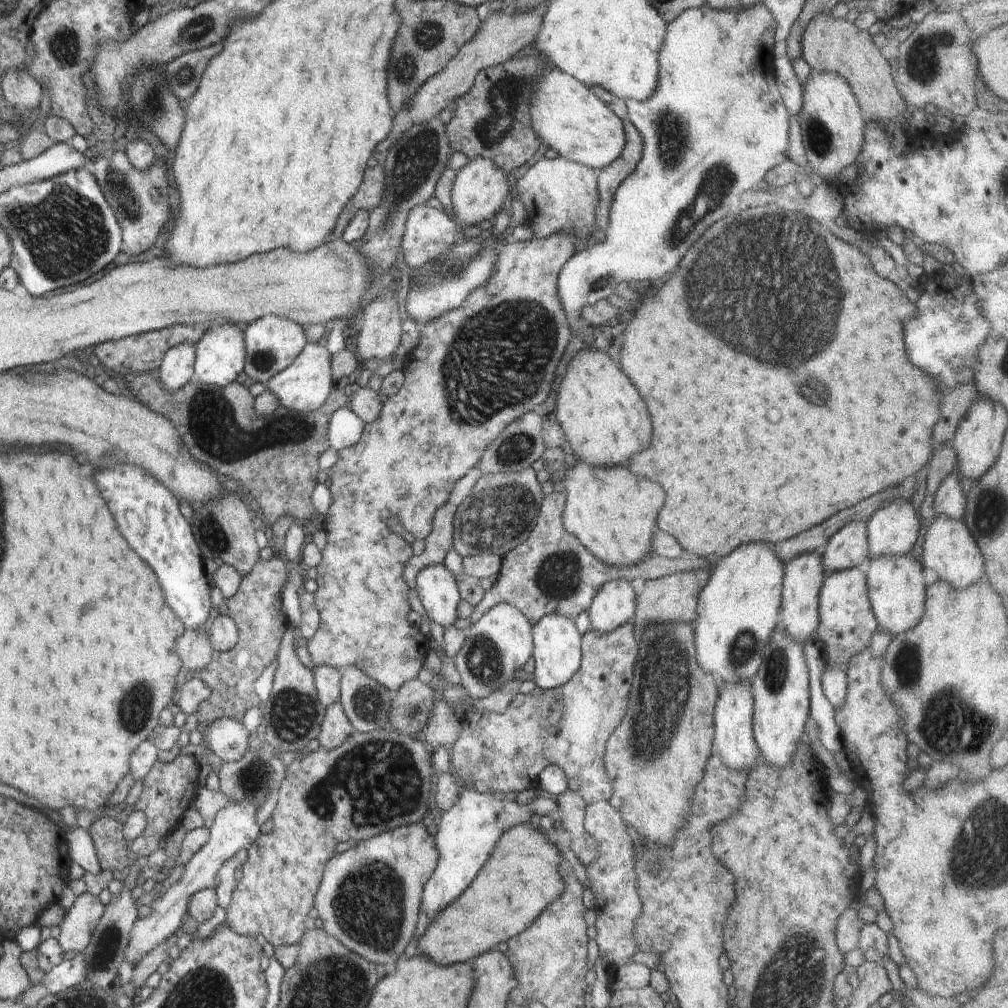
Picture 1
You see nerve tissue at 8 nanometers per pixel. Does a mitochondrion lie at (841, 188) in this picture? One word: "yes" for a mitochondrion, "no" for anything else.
no

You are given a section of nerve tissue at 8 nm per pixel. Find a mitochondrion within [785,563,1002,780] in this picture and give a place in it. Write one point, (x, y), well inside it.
(961, 729)

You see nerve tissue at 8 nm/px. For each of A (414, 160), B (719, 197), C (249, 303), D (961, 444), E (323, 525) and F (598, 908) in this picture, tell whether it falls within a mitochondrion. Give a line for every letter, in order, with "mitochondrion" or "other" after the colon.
A: mitochondrion
B: mitochondrion
C: other
D: other
E: other
F: other

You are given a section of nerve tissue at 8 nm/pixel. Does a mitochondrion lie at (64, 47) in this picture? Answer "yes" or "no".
yes

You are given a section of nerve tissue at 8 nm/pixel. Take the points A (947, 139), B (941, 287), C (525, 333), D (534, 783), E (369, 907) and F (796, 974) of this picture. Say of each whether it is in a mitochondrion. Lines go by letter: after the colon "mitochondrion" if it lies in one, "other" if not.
A: other
B: other
C: mitochondrion
D: other
E: mitochondrion
F: mitochondrion

